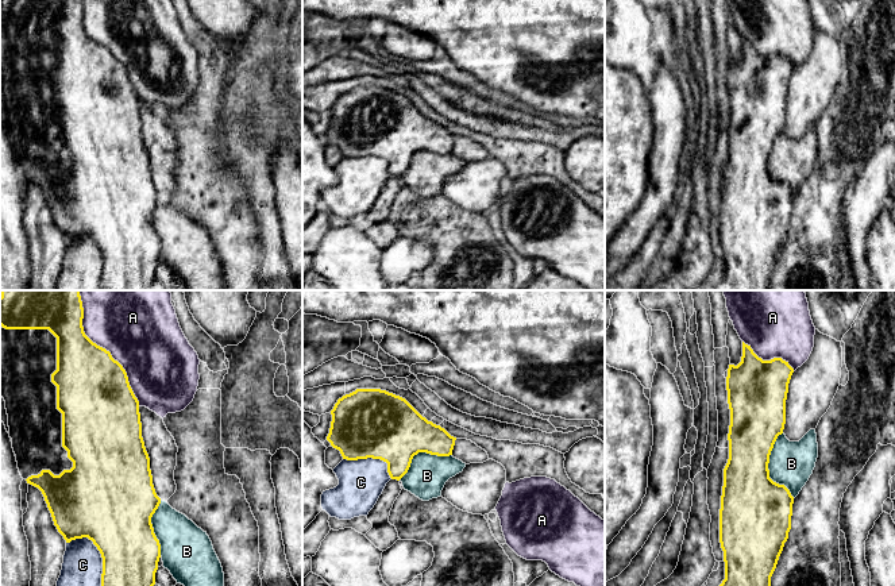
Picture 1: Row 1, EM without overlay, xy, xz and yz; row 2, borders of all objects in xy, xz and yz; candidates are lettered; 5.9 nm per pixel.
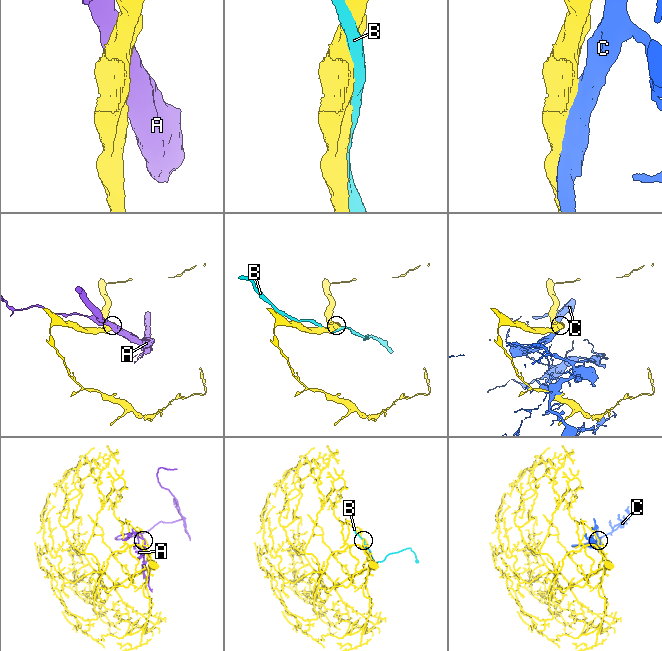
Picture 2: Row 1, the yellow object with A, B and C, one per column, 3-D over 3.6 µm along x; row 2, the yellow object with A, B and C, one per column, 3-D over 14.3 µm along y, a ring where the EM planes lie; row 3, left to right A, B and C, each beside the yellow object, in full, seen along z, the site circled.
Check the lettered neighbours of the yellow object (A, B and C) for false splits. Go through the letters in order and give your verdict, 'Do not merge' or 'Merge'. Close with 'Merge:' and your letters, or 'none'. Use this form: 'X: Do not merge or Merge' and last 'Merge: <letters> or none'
A: Do not merge
B: Do not merge
C: Do not merge
Merge: none

